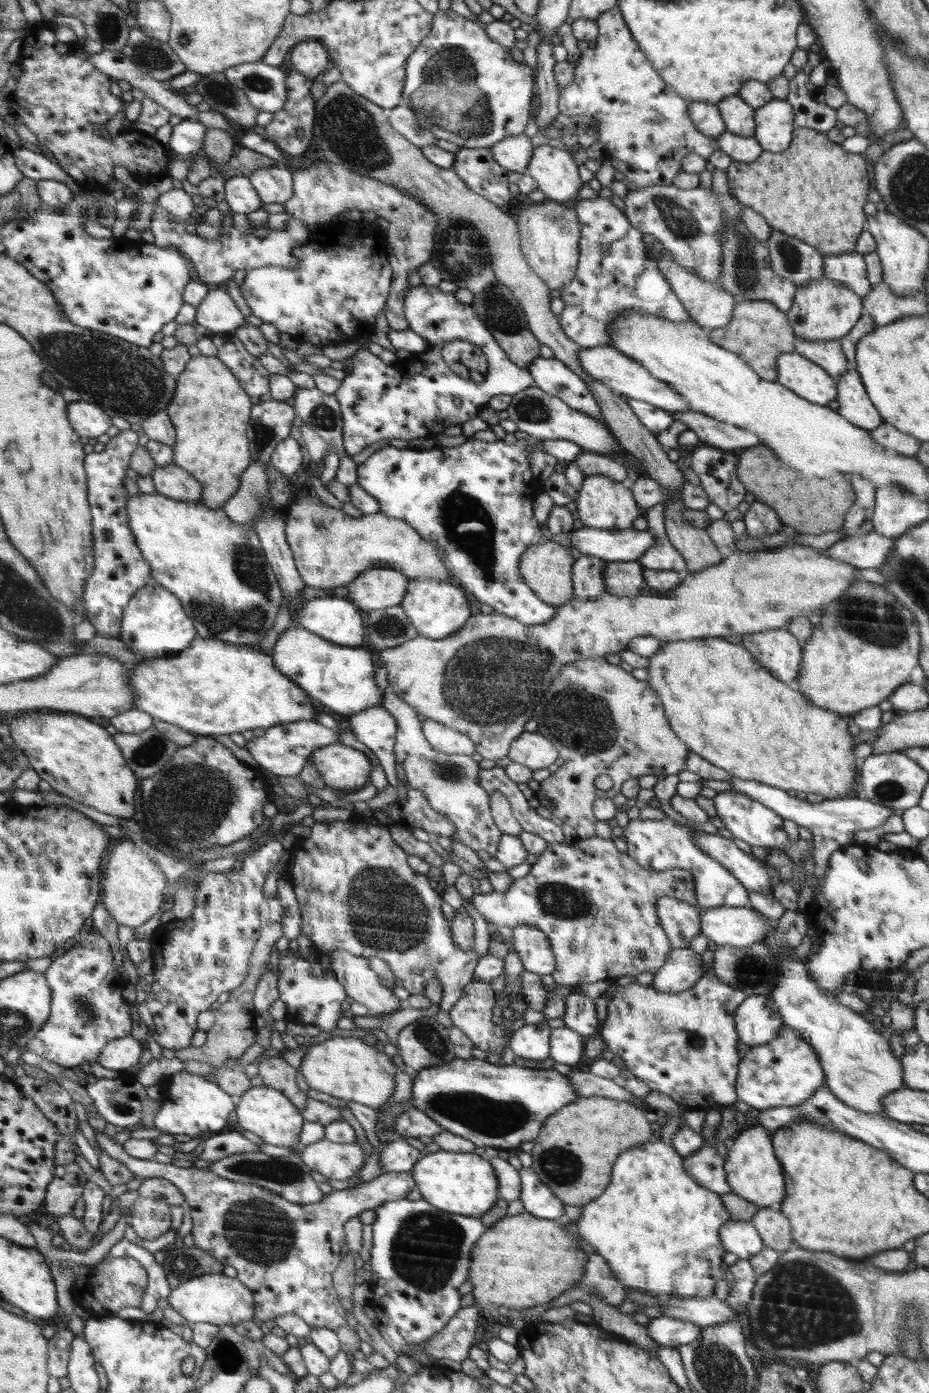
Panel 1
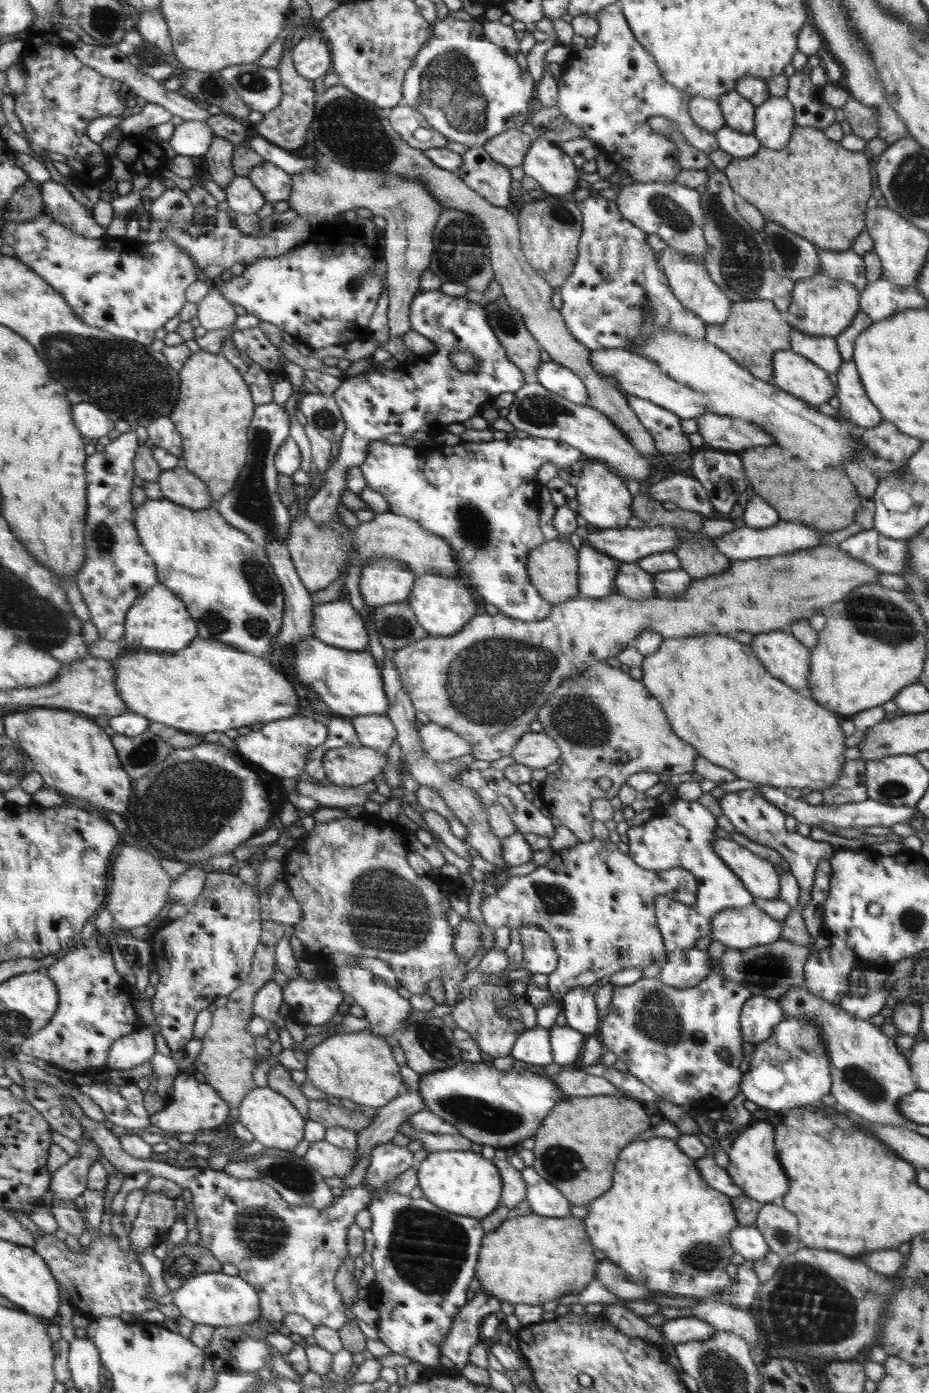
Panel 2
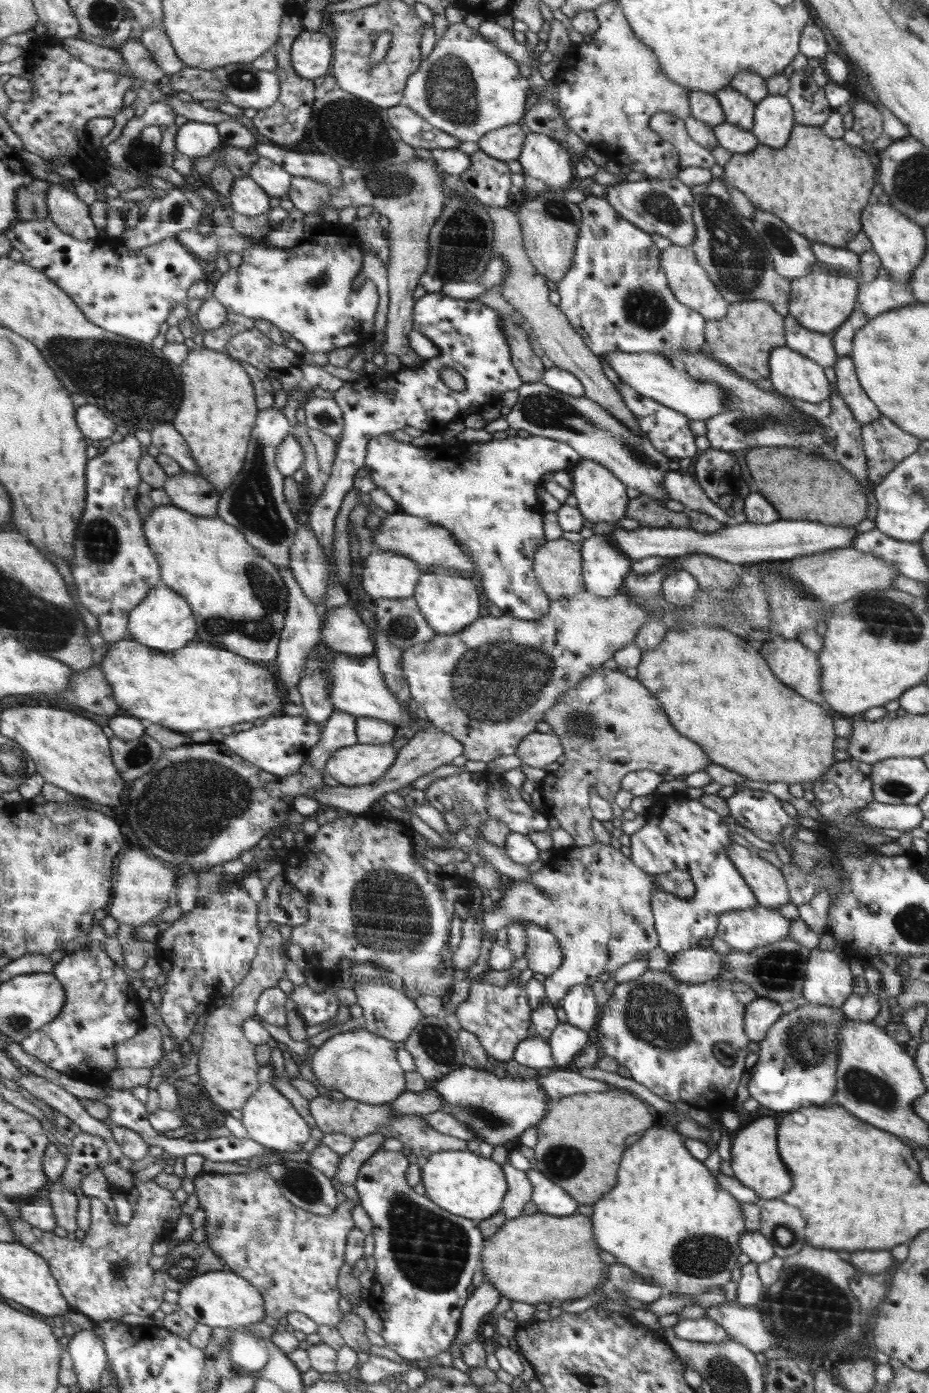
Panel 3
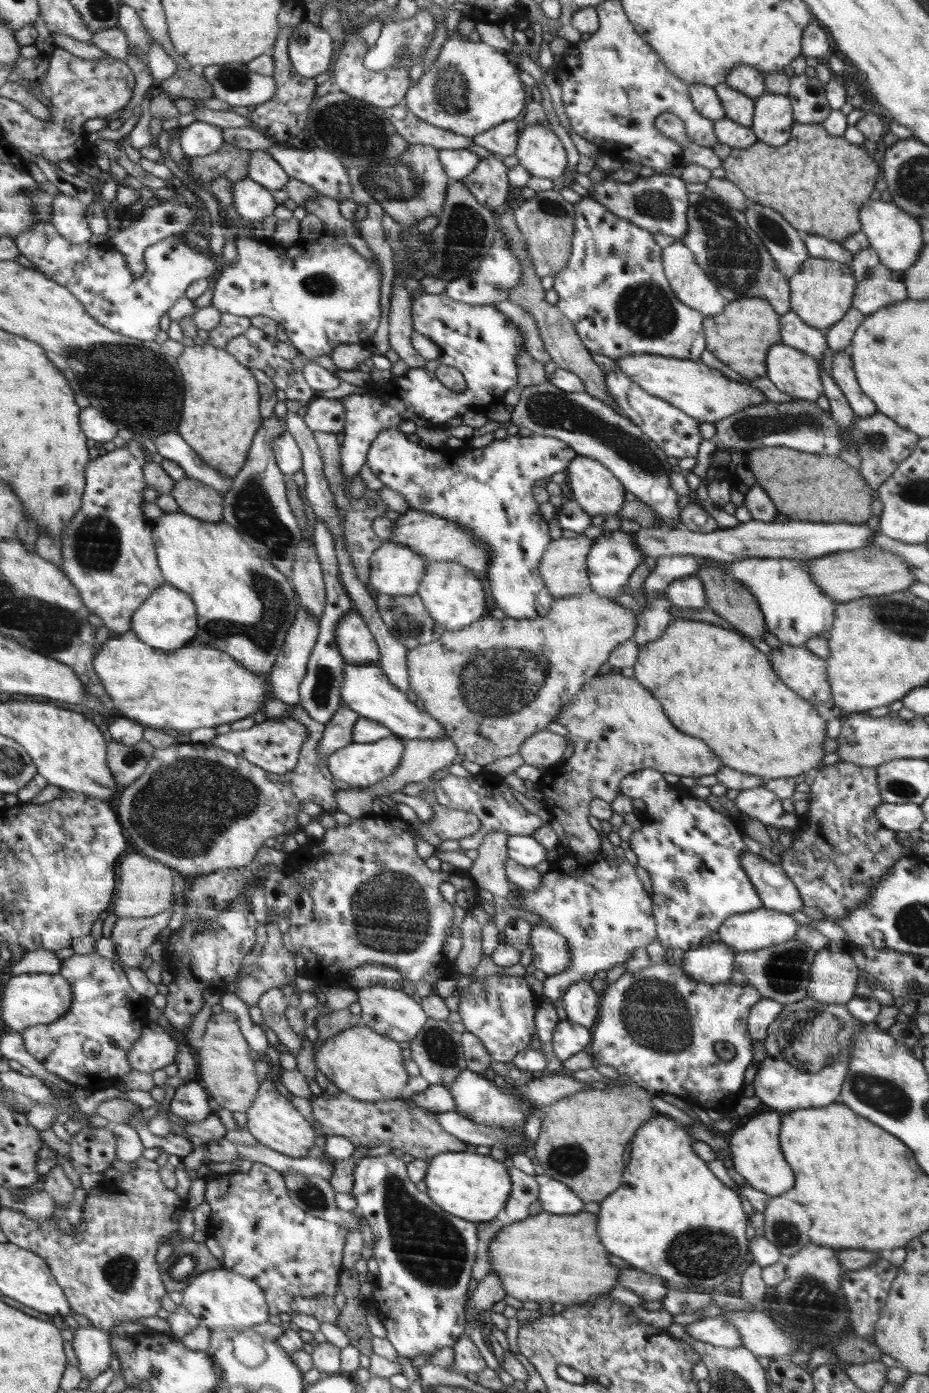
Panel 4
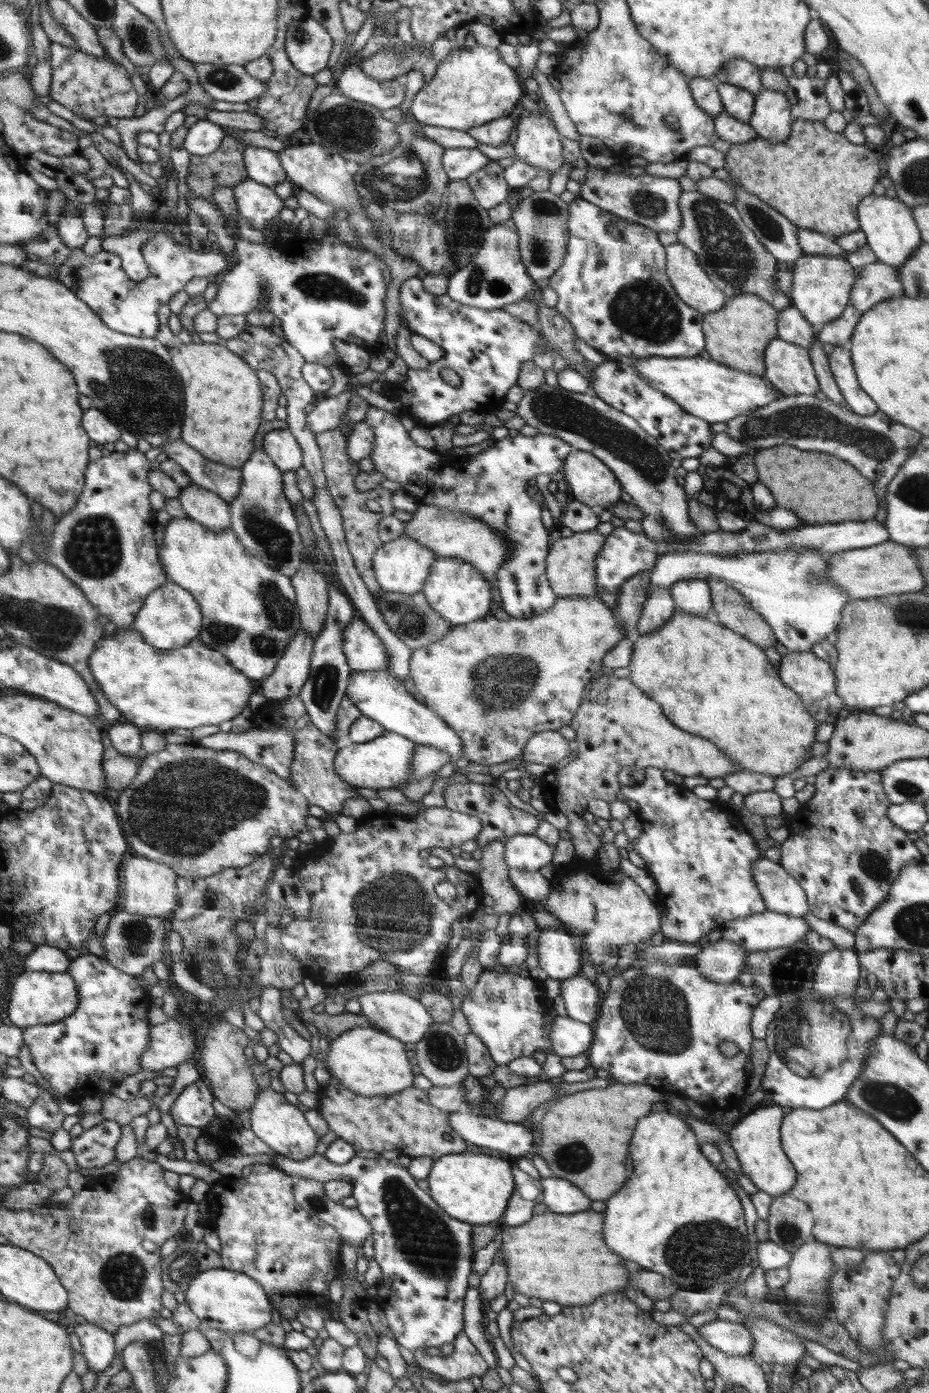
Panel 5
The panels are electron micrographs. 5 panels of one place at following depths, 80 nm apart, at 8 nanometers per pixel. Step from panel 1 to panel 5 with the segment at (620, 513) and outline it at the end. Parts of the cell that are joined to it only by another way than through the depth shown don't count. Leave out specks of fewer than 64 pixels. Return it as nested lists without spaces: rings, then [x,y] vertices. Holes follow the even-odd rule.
[[[573,447],[565,461],[564,468],[564,477],[566,477],[565,481],[568,483],[571,499],[584,502],[586,506],[598,512],[613,508],[620,500],[620,492],[622,492],[620,480],[597,455]]]

